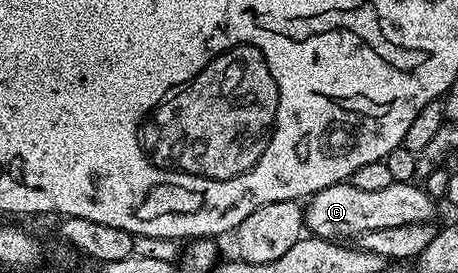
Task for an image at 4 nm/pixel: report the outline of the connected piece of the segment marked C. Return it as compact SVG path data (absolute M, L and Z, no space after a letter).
M394 181L381 191L360 191L360 187L343 183L324 187L305 202L307 234L327 239L357 238L368 231L381 231L383 227L404 227L404 223L433 222L435 198L426 194L421 184Z

